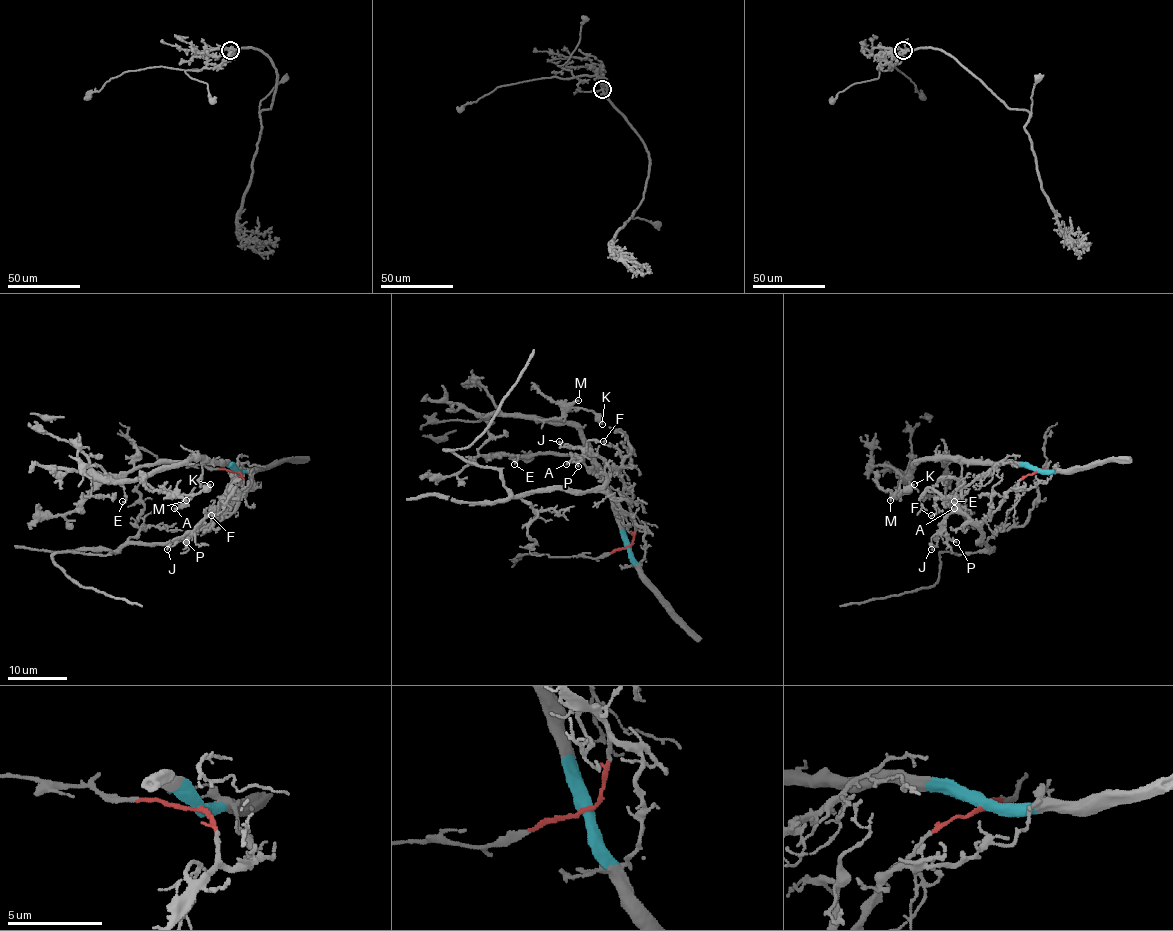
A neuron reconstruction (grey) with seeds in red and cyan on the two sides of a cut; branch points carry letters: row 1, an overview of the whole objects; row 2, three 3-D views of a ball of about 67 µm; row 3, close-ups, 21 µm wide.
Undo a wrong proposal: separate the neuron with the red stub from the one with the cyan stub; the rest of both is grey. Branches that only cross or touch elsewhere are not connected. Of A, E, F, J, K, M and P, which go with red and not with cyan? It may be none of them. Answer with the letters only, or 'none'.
F, J, P

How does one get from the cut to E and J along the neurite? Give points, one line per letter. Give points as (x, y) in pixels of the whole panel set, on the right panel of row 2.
E: (1036, 471), (1023, 465), (963, 464), (947, 459), (944, 464), (945, 495), (954, 501)
J: (1036, 471), (1011, 489), (980, 523), (954, 511), (947, 516), (938, 531), (937, 546), (931, 549)

